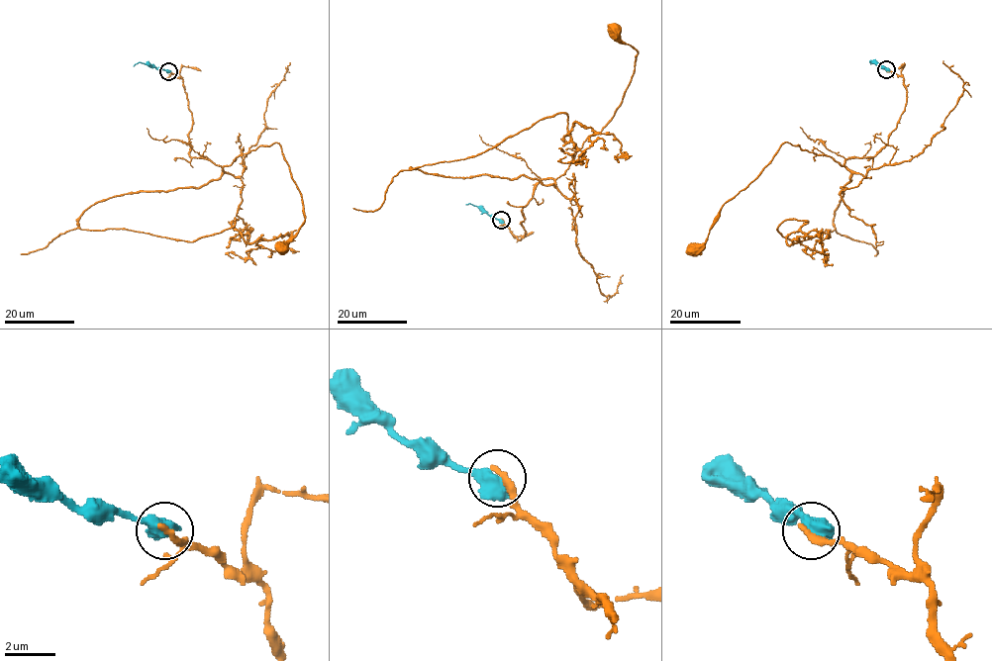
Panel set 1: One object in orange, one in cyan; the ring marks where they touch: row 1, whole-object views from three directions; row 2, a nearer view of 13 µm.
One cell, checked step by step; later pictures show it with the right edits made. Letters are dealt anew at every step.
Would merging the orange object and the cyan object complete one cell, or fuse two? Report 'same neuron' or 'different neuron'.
different neuron

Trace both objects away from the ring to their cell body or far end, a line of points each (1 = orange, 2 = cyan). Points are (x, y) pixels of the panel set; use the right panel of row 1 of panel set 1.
1: (886, 70), (903, 78), (906, 104), (872, 156), (844, 166), (785, 141), (693, 246)
2: (887, 70), (870, 60), (870, 63)

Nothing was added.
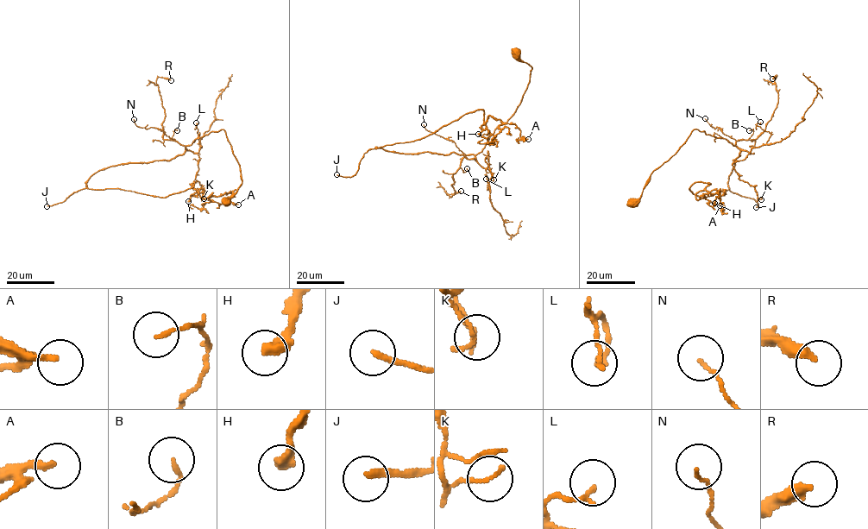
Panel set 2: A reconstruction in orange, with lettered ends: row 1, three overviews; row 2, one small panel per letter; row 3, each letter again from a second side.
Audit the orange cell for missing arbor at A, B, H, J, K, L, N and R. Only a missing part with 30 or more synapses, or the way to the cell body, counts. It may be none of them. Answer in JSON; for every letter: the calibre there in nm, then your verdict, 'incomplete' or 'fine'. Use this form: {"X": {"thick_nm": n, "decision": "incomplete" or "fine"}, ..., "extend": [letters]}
{"A": {"thick_nm": 190, "decision": "fine"}, "B": {"thick_nm": 120, "decision": "fine"}, "H": {"thick_nm": 380, "decision": "fine"}, "J": {"thick_nm": 200, "decision": "incomplete"}, "K": {"thick_nm": 160, "decision": "fine"}, "L": {"thick_nm": 150, "decision": "fine"}, "N": {"thick_nm": 100, "decision": "fine"}, "R": {"thick_nm": 320, "decision": "fine"}, "extend": ["J"]}

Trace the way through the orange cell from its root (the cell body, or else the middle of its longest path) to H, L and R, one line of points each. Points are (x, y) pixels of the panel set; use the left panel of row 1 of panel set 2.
H: (227, 199), (242, 176), (223, 129), (86, 184), (165, 197), (196, 181), (204, 191), (188, 201)
L: (227, 199), (242, 184), (240, 166), (223, 129), (198, 137), (186, 148), (198, 153), (202, 147), (196, 122)
R: (227, 199), (242, 184), (242, 176), (223, 129), (186, 146), (163, 138), (165, 110), (156, 79), (171, 80)

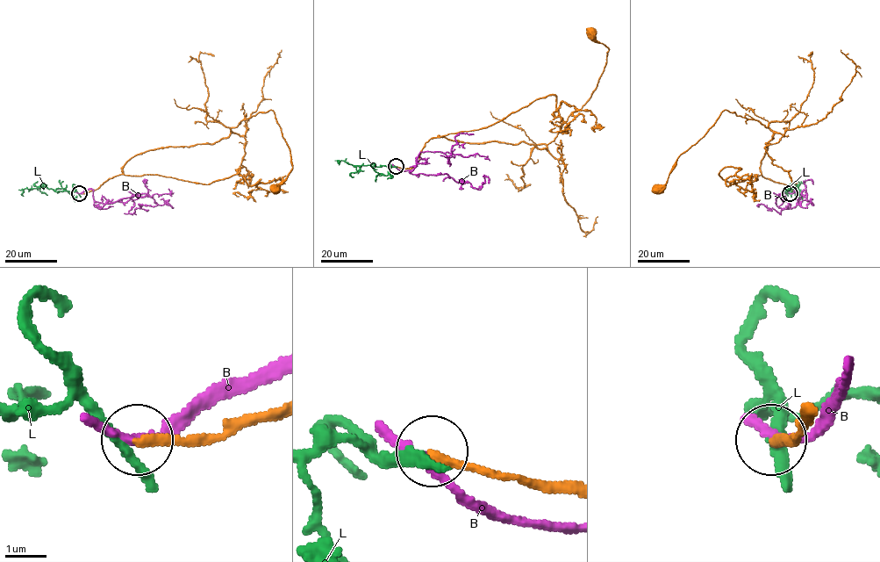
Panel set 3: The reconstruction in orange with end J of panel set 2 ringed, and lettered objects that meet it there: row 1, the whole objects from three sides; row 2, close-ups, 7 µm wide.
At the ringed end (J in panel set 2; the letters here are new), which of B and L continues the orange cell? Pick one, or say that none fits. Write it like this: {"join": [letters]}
{"join": []}

